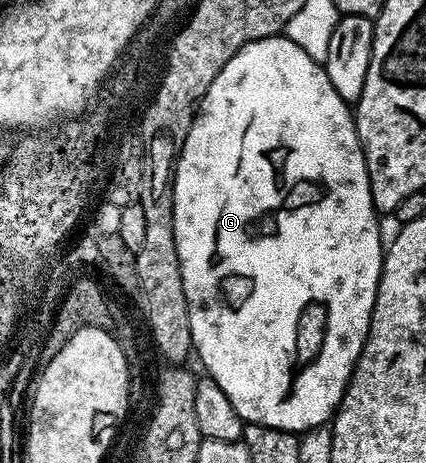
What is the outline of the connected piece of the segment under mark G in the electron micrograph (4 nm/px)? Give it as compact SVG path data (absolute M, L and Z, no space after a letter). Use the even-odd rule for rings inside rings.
M284 35L247 43L239 51L235 51L235 55L231 55L231 59L227 59L223 71L219 71L219 75L215 75L215 83L211 83L211 87L205 92L205 98L201 100L193 118L191 131L183 143L181 154L177 157L177 163L173 170L173 218L175 219L175 247L179 251L183 291L187 295L193 348L195 357L198 357L205 364L204 372L212 377L215 383L219 383L219 387L223 387L223 395L227 395L227 399L231 399L231 407L235 407L235 411L240 415L241 420L250 425L266 425L267 427L282 429L288 433L304 435L308 429L317 429L324 421L326 424L341 407L345 389L349 386L353 368L361 354L365 337L369 333L369 320L373 314L377 285L381 281L383 241L381 245L381 225L377 222L379 214L371 199L371 183L367 175L367 163L357 138L357 123L354 114L351 112L350 102L344 101L339 95L339 91L335 91L335 87L331 87L331 79L327 79L325 66L322 62L311 59L311 55L307 55L307 51L303 51L303 47L299 47L299 43L291 43L291 39Z

